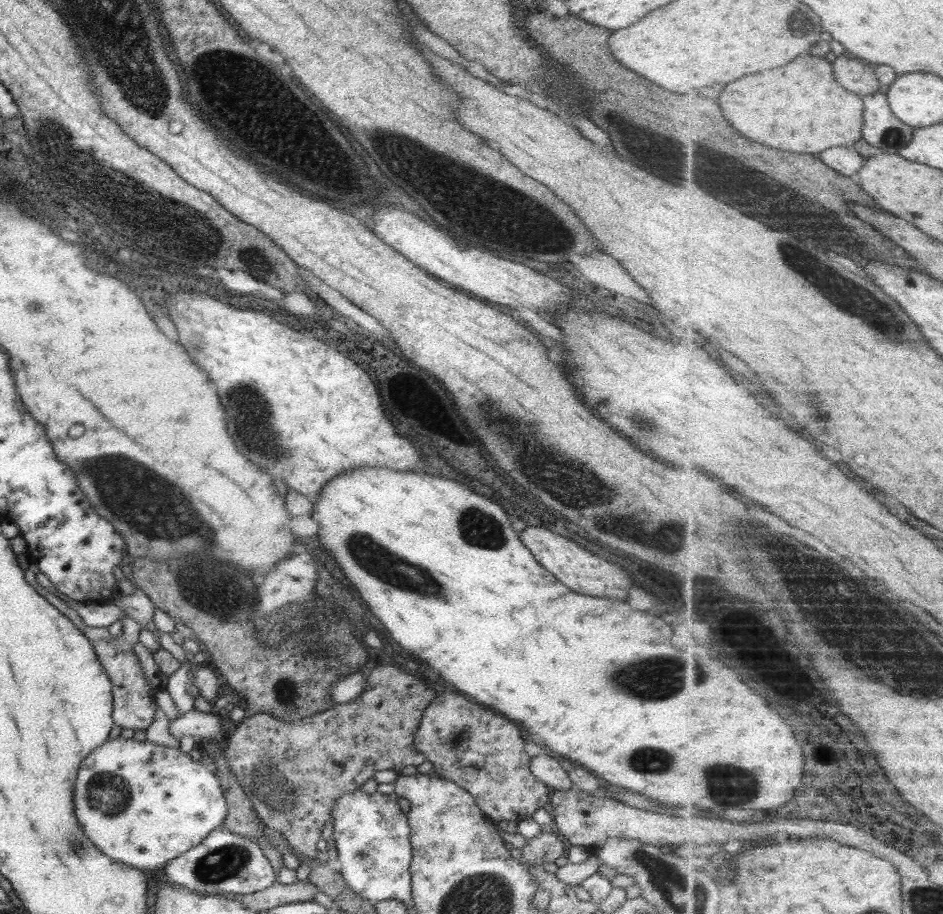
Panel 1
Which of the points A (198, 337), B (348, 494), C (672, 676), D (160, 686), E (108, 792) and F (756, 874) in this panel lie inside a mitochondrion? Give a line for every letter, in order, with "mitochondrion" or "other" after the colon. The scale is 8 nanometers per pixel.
A: other
B: other
C: mitochondrion
D: other
E: mitochondrion
F: other

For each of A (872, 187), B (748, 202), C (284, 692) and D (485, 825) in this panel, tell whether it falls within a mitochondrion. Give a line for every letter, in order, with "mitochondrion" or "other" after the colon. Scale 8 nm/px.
A: other
B: mitochondrion
C: mitochondrion
D: other

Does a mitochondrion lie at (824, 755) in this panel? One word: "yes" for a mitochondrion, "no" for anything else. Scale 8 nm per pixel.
no

